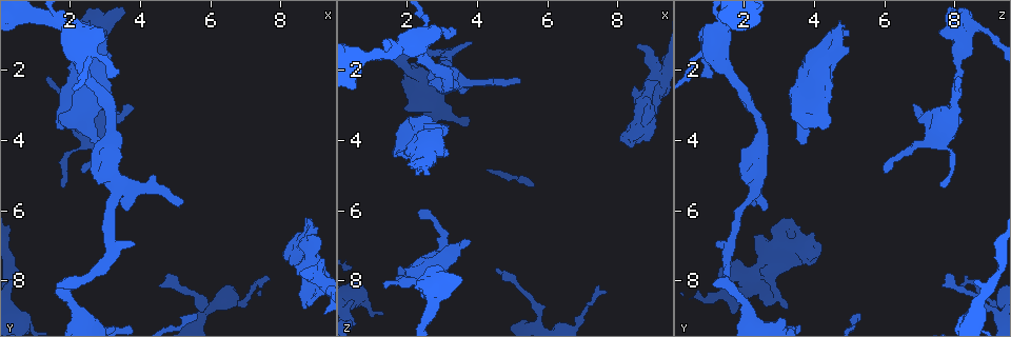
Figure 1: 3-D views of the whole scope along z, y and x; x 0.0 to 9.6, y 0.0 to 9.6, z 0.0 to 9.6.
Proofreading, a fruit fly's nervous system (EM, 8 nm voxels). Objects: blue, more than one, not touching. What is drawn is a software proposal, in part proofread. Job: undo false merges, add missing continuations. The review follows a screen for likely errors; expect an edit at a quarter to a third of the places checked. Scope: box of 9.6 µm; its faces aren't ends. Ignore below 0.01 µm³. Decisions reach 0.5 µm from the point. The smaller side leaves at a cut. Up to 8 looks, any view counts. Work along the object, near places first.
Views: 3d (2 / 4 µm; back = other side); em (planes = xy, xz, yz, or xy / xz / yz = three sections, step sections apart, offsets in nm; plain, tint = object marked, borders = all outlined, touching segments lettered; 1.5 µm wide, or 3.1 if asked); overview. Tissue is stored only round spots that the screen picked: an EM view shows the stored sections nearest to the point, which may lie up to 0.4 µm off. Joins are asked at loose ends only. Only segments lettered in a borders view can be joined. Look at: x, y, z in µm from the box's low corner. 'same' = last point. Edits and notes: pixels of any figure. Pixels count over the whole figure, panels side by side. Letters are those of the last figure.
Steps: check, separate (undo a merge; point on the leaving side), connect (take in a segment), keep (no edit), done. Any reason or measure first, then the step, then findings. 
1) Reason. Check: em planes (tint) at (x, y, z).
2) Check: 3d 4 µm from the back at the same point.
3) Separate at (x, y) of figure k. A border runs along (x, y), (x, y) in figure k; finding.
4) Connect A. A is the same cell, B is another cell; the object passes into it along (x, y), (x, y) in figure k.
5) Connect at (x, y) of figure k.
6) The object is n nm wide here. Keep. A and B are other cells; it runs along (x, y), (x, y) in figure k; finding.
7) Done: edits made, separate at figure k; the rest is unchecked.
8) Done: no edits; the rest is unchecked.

Three-way junction. Check: em xy step 8 (tint) at (5.75, 8.75, 9.00).

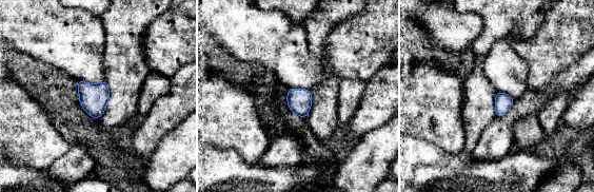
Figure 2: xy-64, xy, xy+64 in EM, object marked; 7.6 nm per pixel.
See the neighbours. Check: em xy step 8 (borders) at the same point.

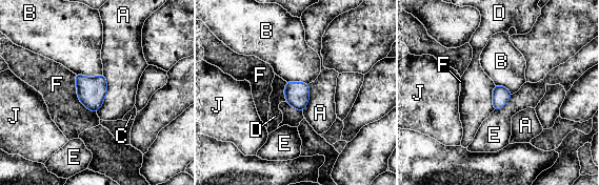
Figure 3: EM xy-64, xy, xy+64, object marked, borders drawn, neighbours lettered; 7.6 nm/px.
Keep. A, B, C, D, E, F and J are other cells; continuous, no second neuron.

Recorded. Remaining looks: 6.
An open end. Check: em planes (borders) at (3.80, 6.90, 1.30).

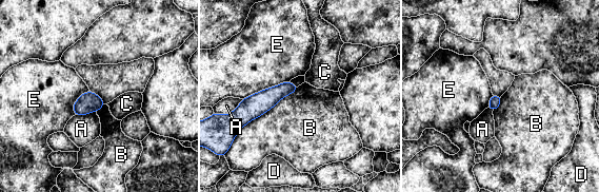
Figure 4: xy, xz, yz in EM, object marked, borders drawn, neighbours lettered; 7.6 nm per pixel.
Keep. A, B, C, D and E are other cells; it runs along (293, 88), (263, 100), (244, 119) in figure 4; no lettered segment goes on from it.

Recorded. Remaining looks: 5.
Branch stops here. Check: 3d 2 µm from the back at (5.25, 5.75, 2.30).

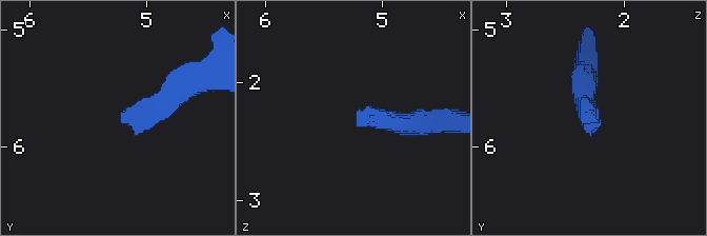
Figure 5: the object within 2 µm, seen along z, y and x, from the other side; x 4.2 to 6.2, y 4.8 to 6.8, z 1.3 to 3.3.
Check: em planes (borders) at (5.20, 5.78, 2.22).

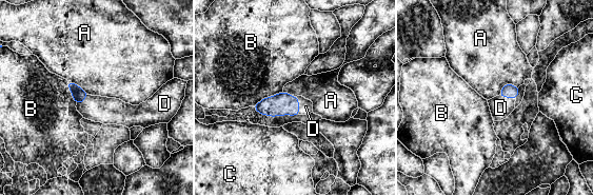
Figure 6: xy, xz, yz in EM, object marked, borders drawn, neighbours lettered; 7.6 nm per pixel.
The object is 100 nm wide here. Connect D. D is the same cell, A, B and C are other cells; the neuron continues.

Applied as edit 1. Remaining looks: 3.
Done: edits made, connect at figure 6; the rest is unchecked.

